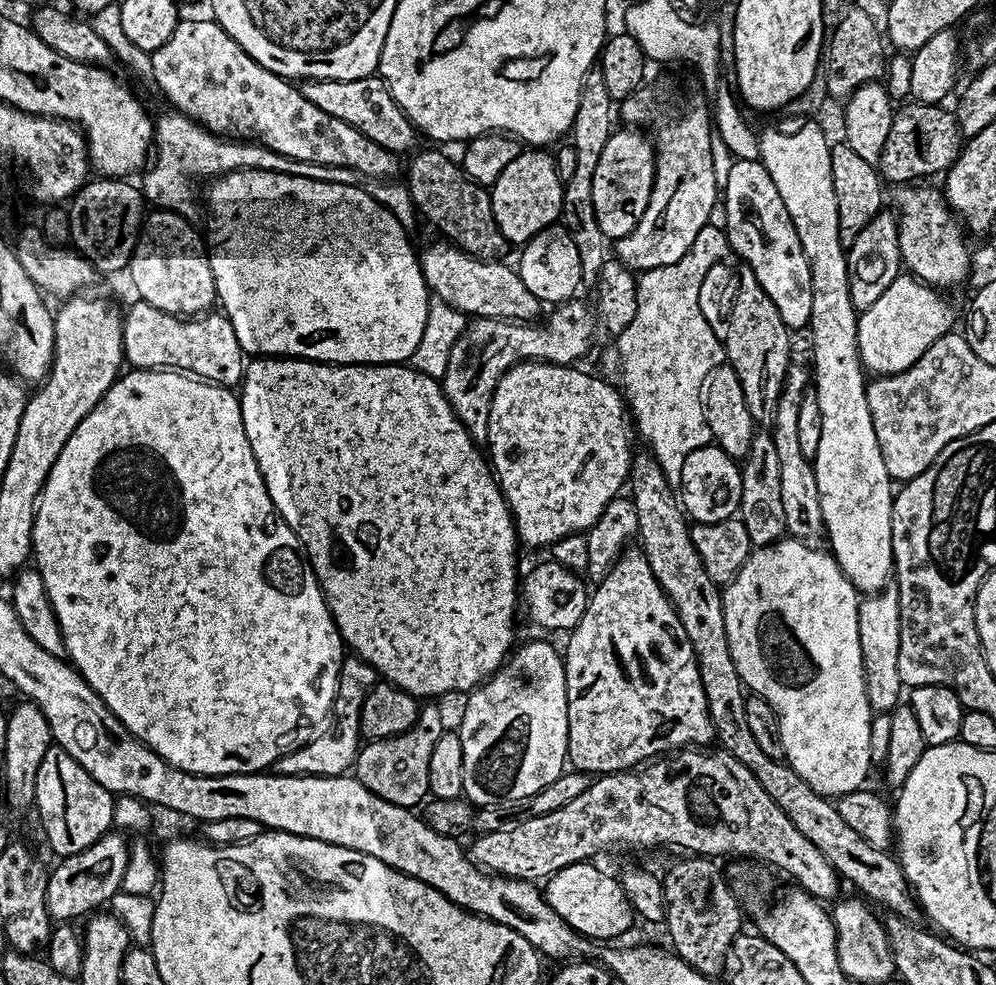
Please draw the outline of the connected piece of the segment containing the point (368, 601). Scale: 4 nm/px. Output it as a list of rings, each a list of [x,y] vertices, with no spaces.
[[[256,358],[245,367],[244,379],[238,388],[240,397],[240,409],[242,410],[242,422],[246,430],[246,438],[250,442],[250,450],[254,450],[254,458],[258,462],[258,470],[264,479],[266,490],[276,507],[276,513],[283,518],[294,530],[294,534],[304,547],[304,554],[308,557],[316,581],[324,592],[324,600],[332,611],[332,621],[340,632],[340,639],[361,660],[367,660],[377,673],[387,683],[401,688],[411,696],[417,698],[436,698],[432,696],[444,696],[447,692],[461,692],[467,694],[477,686],[484,683],[497,668],[503,665],[506,657],[513,651],[512,627],[516,624],[516,606],[518,610],[518,576],[516,580],[516,548],[518,549],[518,537],[516,535],[516,521],[512,519],[512,512],[508,509],[508,503],[504,501],[504,491],[493,473],[491,463],[486,459],[485,453],[478,449],[477,441],[464,429],[462,422],[454,414],[450,402],[446,398],[441,381],[430,378],[426,374],[416,371],[407,363],[402,364],[322,364],[314,360],[302,360],[299,358]]]

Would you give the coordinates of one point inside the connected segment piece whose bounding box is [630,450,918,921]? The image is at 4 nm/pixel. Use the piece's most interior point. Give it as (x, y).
(665, 538)

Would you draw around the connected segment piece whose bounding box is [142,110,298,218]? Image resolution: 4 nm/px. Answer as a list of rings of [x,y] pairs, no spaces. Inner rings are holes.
[[[178,111],[168,112],[160,121],[158,119],[155,121],[152,169],[150,164],[143,173],[145,176],[142,195],[149,205],[157,209],[176,212],[185,218],[195,217],[196,192],[192,189],[192,179],[195,176],[219,178],[230,172],[245,172],[247,168],[278,174],[293,174],[297,171],[297,161],[288,156],[280,156],[277,152],[271,152],[259,142],[237,142],[232,138],[221,138]]]

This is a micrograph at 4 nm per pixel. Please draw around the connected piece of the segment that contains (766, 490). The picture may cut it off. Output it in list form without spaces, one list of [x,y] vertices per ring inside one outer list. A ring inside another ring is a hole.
[[[757,431],[750,442],[750,450],[740,464],[742,490],[738,519],[746,526],[756,548],[765,548],[773,540],[785,535],[786,513],[782,511],[782,473],[778,462],[778,446],[774,446],[767,431]]]

